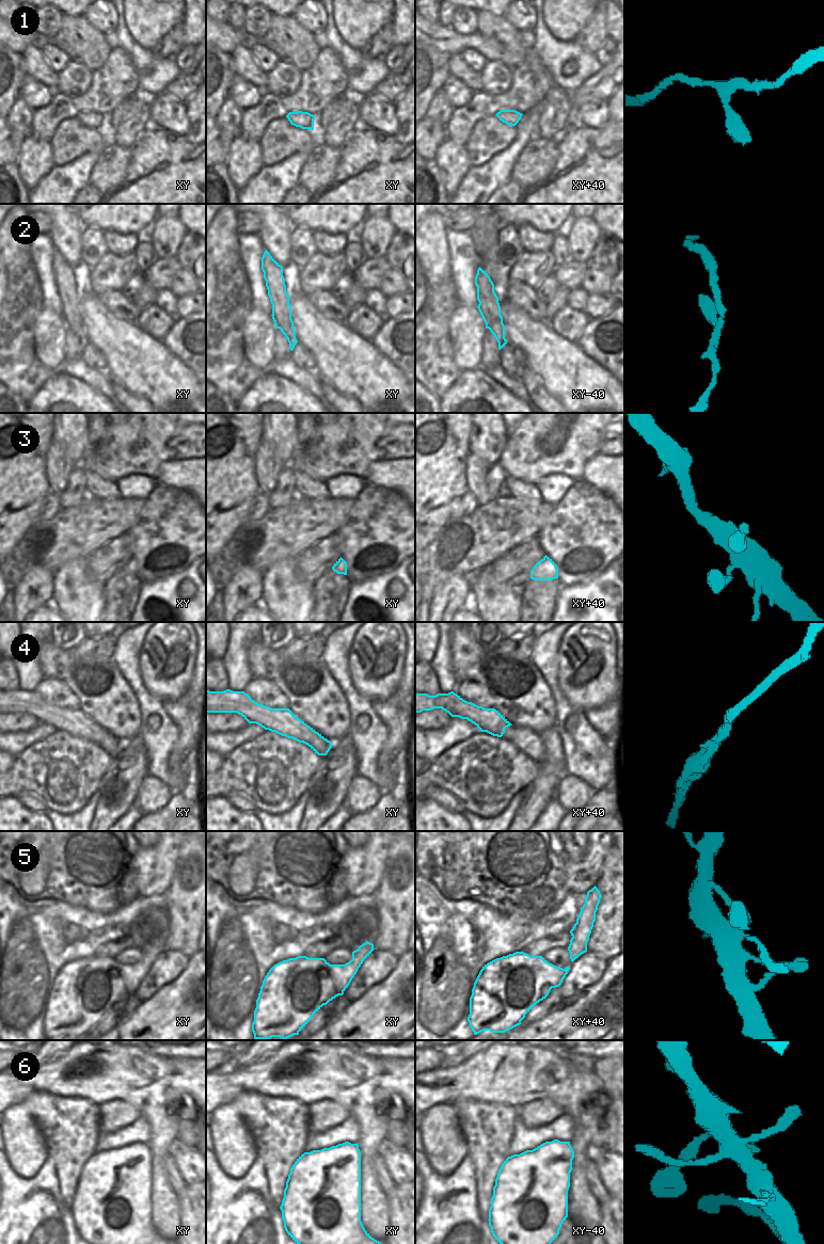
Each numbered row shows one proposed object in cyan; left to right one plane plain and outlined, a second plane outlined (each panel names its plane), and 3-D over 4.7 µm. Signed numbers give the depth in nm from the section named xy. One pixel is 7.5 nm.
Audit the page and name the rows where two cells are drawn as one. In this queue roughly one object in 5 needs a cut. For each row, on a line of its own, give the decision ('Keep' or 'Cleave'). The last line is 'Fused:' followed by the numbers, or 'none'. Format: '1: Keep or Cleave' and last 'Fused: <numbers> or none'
1: Keep
2: Keep
3: Keep
4: Keep
5: Keep
6: Keep
Fused: none

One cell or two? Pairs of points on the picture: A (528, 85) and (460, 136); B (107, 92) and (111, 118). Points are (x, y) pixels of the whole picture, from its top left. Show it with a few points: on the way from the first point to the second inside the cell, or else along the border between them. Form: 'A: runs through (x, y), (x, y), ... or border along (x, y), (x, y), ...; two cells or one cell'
A: runs through (509, 97), (503, 101), (484, 105), (472, 116); one cell
B: border along (128, 97), (122, 100), (106, 116); two cells

